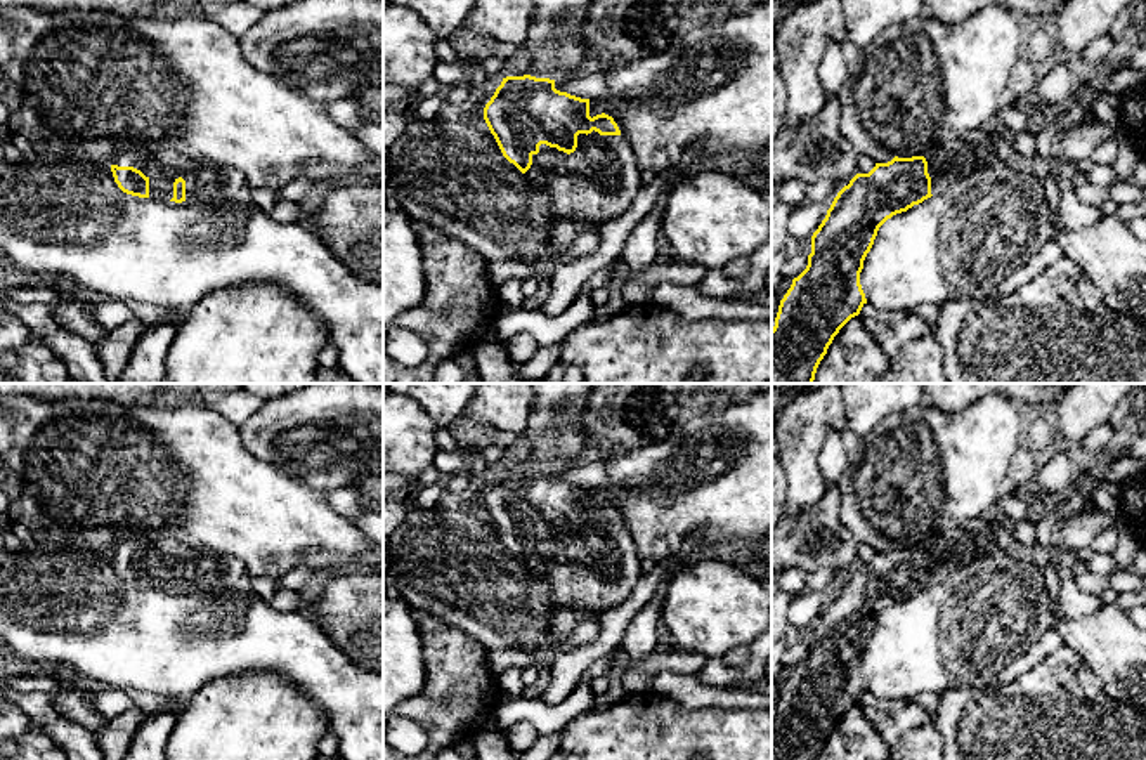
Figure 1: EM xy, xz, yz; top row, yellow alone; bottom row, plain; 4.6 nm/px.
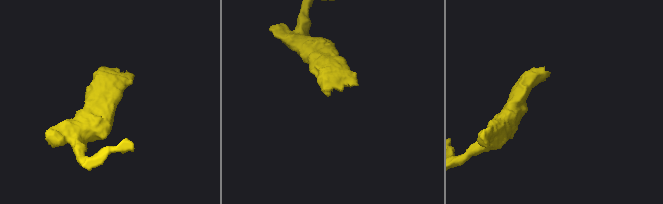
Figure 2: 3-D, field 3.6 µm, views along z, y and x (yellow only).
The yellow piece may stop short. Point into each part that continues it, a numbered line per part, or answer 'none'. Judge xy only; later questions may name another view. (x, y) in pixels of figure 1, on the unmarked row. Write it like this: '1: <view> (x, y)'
1: xy (208, 571)

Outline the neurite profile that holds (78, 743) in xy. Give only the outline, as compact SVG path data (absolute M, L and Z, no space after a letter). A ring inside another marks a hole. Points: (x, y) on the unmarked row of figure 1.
M0 677L0 692L43 731L68 760L104 760L95 734L57 713L45 692L21 692Z

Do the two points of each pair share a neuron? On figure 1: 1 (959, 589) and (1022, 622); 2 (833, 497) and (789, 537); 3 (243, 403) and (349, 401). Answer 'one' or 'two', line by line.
1: one
2: one
3: two

